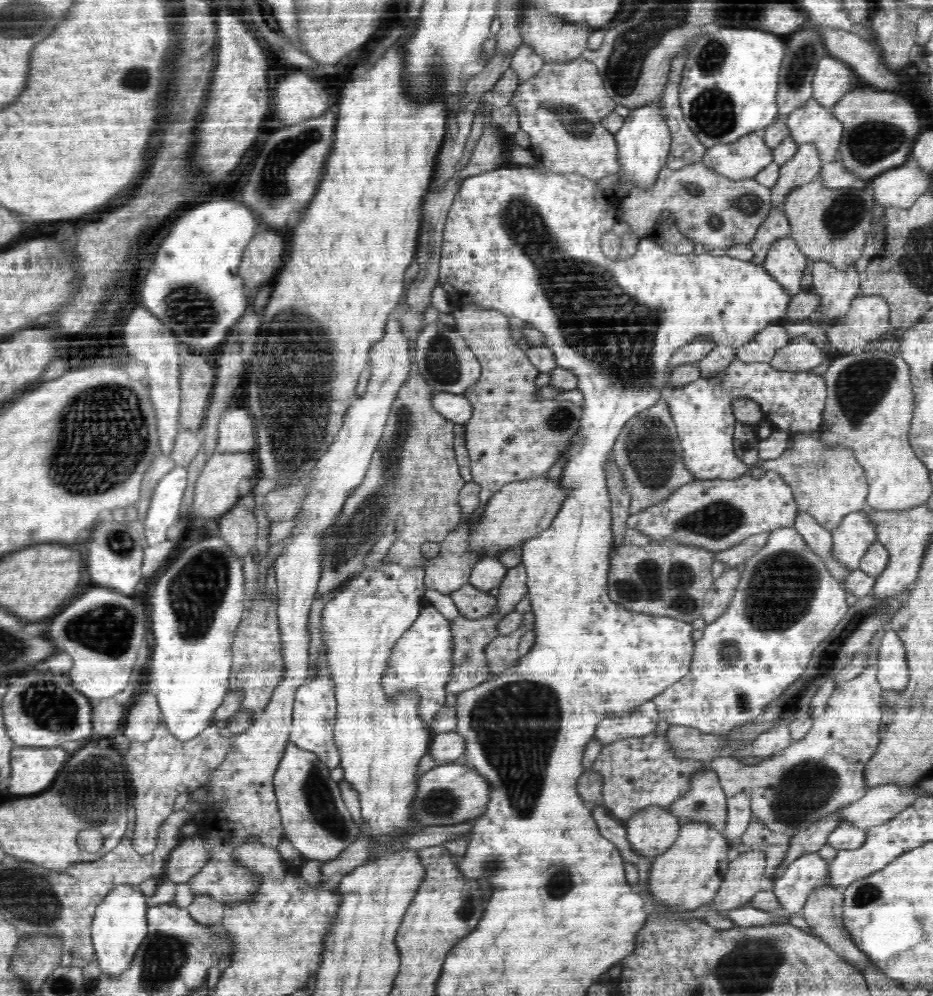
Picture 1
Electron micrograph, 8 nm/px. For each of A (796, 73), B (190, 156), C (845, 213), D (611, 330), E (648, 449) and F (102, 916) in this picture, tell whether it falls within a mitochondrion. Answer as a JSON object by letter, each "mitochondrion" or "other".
{"A":"mitochondrion","B":"other","C":"mitochondrion","D":"mitochondrion","E":"mitochondrion","F":"other"}

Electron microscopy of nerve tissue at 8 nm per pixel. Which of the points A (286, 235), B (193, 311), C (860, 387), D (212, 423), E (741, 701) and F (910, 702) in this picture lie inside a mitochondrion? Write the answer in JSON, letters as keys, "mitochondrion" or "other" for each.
{"A":"other","B":"mitochondrion","C":"mitochondrion","D":"other","E":"mitochondrion","F":"mitochondrion"}

